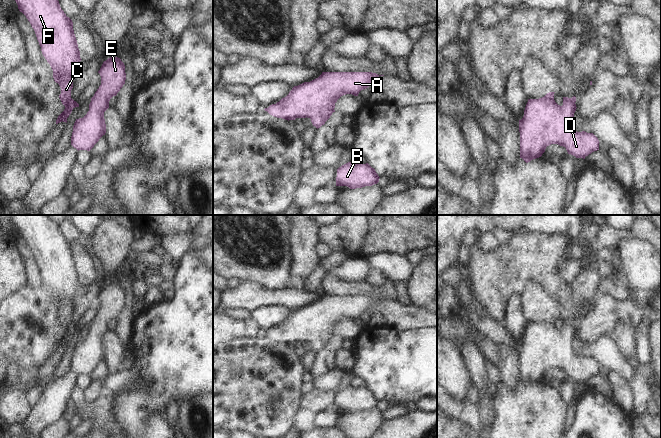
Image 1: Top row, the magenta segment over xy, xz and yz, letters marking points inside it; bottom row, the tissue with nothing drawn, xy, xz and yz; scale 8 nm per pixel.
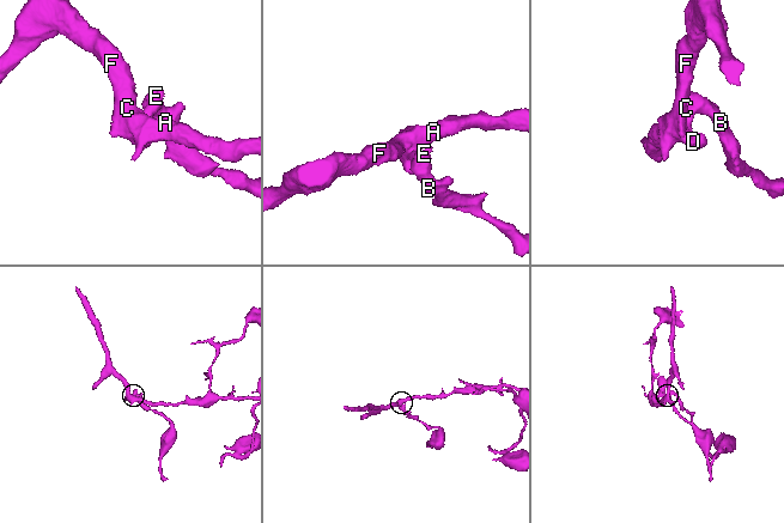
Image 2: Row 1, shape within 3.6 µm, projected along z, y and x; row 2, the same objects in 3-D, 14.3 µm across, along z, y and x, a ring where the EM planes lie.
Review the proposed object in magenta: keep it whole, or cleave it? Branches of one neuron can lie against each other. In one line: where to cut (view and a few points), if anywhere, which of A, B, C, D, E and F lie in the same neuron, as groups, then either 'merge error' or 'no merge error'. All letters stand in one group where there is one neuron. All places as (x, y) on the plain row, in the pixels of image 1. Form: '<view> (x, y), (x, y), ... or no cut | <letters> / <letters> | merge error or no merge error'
no cut | A B C D E F | no merge error

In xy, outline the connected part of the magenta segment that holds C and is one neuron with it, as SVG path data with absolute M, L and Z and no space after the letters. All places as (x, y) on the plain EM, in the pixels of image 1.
M10 215L35 255L41 275L53 294L53 302L61 312L59 322L65 330L56 348L66 346L79 328L71 322L73 302L80 275L73 254L72 244L61 233L59 225L49 215Z

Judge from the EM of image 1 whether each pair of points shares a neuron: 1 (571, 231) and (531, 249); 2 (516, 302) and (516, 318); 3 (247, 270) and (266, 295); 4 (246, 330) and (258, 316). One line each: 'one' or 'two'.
1: two
2: one
3: two
4: two

